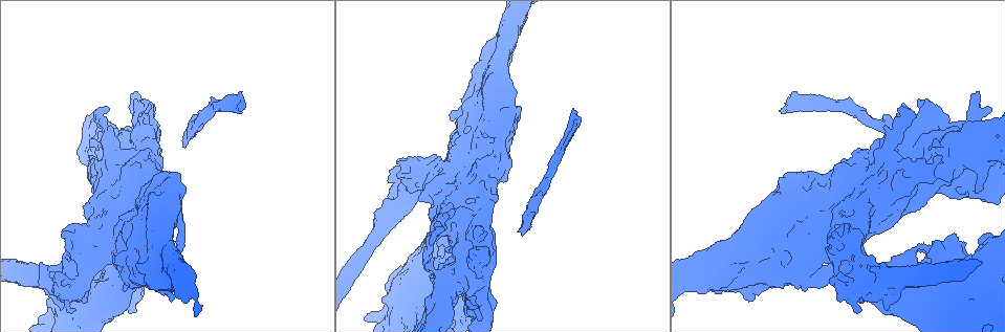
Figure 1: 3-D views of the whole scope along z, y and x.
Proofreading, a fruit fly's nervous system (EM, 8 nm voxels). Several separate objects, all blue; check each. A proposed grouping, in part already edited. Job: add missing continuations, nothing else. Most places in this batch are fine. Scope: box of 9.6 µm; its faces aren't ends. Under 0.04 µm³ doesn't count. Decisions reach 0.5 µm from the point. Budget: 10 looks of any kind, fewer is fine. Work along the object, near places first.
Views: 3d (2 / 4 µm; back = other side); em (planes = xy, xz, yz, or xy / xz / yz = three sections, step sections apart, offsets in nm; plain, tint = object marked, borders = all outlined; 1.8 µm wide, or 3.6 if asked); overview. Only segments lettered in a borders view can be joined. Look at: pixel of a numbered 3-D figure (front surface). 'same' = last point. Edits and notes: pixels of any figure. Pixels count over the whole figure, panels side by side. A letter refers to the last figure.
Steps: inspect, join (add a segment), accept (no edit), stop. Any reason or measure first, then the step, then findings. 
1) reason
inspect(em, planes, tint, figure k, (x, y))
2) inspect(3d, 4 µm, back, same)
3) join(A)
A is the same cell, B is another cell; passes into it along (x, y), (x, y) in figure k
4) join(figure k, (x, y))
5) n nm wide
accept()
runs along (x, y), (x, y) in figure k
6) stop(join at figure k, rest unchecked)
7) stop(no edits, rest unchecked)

inspect(3d, 4 µm, back, figure 1, (418, 176))

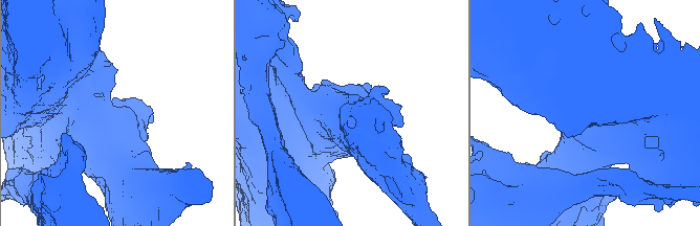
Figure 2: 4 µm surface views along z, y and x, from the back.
inspect(em, 3.6 µm, yz, step 4, tint, figure 2, (119, 123))

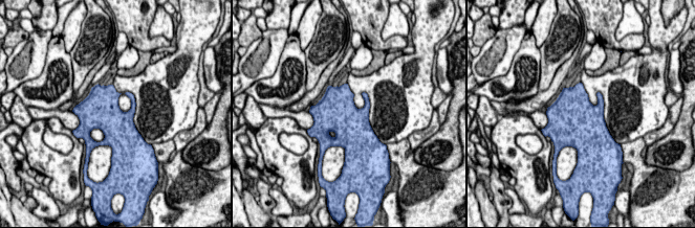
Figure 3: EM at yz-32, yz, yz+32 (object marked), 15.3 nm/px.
another direction
inspect(em, 3.6 µm, planes, borders, same)

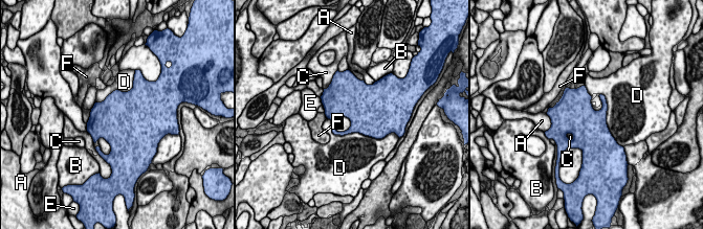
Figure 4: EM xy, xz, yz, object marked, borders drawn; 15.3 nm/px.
D touches over 850 nm
accept()
A, B, C, D, E and F are other cells; border along (327, 117), (334, 134), (377, 139) in figure 4; none of them fits

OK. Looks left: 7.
abrupt turn
inspect(em, xz, step 16, borders, figure 1, (956, 169))

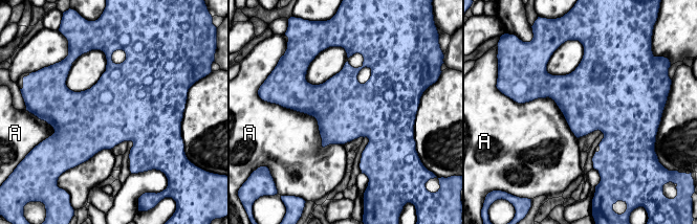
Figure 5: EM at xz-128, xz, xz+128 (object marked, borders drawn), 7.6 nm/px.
accept()
A is another cell; border along (275, 103), (343, 144) in figure 5; no lettered segment goes on from it

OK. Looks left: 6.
an open end
inspect(em, xz, step 16, borders, figure 1, (182, 145))

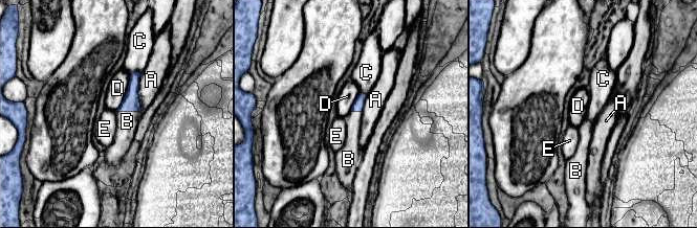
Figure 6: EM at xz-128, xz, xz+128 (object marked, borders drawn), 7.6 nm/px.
inspect(em, yz, step 4, borders, same)

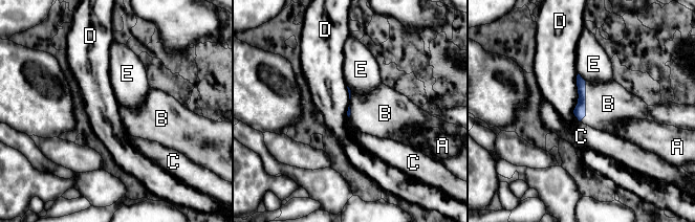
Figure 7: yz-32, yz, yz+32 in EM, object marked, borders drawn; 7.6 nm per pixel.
join(B)
B is the same cell, A, C, D and E are other cells; it goes on there

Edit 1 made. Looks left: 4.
redraw
inspect(overview)

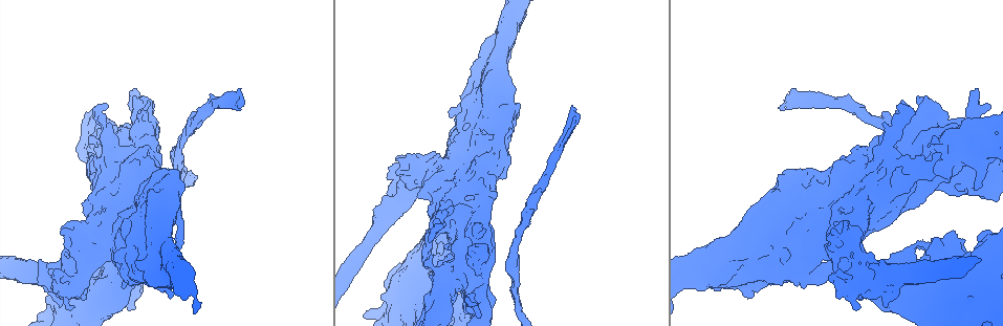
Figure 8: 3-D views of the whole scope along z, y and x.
sudden change in width
inspect(em, 3.6 µm, yz, step 4, tint, figure 8, (874, 186))

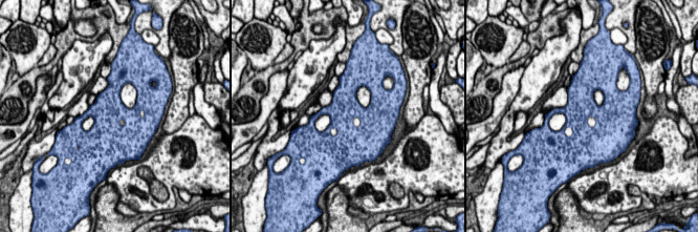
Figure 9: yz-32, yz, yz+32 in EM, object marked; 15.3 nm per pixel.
inspect(em, 3.6 µm, xz, step 4, borders, same)

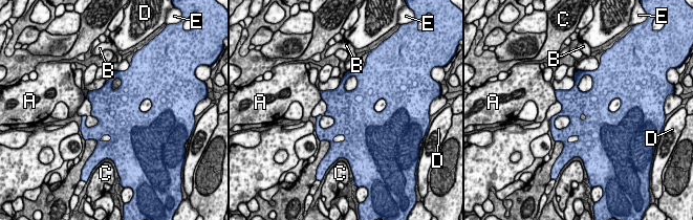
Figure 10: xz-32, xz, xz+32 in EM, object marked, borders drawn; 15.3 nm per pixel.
accept()
A, B, C, D and E are other cells; border along (89, 91), (86, 97) in figure 10; none of them fits

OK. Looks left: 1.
stop(join at figure 7, rest unchecked)

